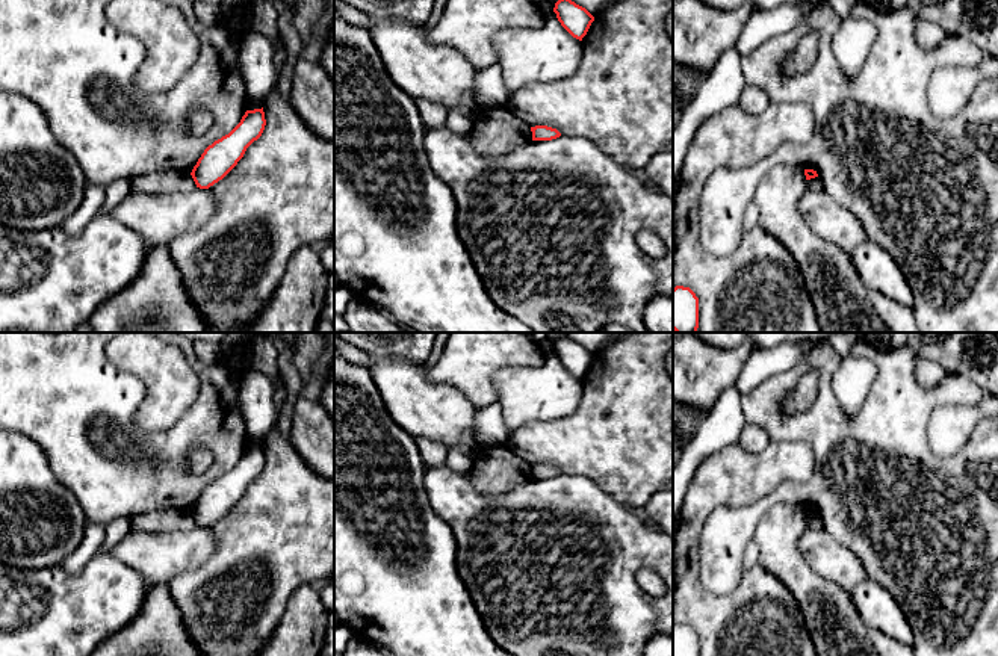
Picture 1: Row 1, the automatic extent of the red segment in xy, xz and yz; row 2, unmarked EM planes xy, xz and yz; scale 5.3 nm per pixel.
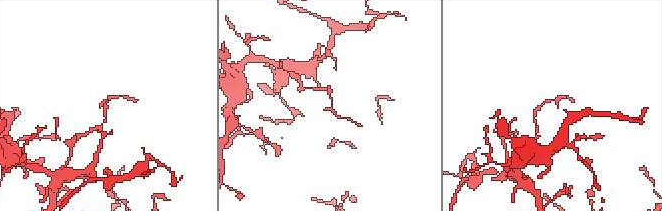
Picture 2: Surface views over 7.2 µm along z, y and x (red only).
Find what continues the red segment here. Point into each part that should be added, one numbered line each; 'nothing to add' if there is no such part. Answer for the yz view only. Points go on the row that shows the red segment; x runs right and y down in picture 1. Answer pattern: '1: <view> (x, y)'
nothing to add

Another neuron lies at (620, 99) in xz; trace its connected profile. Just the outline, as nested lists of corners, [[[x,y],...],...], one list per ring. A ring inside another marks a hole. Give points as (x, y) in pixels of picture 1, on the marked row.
[[[673,0],[617,2],[594,15],[573,76],[522,86],[504,107],[529,127],[547,125],[561,136],[588,139],[625,168],[644,169],[658,153],[673,153],[673,42],[664,29],[670,12]]]

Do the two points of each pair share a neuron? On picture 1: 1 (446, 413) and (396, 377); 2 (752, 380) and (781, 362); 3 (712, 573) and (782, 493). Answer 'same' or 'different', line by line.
1: same
2: same
3: same

